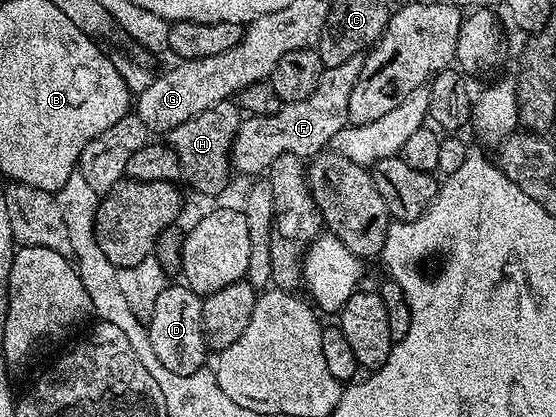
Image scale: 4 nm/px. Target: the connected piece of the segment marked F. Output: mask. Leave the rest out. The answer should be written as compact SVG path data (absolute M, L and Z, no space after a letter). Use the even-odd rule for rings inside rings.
M358 57L346 60L346 64L327 67L318 80L318 88L314 88L306 100L281 105L274 116L245 117L236 133L230 155L235 173L237 170L240 174L260 176L267 171L269 164L283 154L293 154L308 160L321 153L331 143L334 132L349 125L350 92L354 92L354 84L358 84L358 72L362 72L363 63L364 58Z

